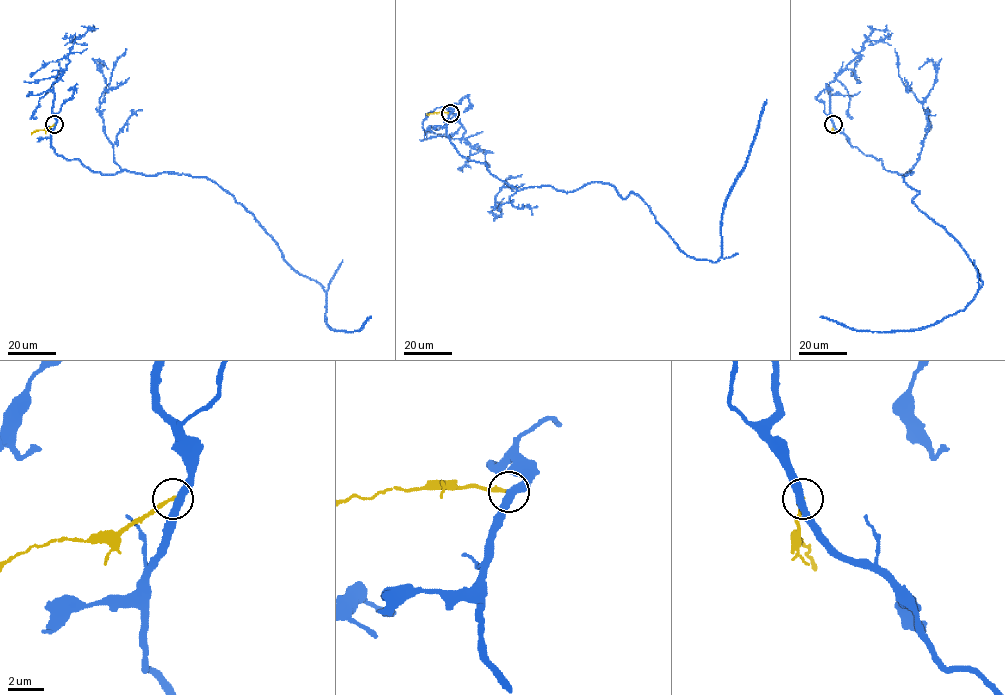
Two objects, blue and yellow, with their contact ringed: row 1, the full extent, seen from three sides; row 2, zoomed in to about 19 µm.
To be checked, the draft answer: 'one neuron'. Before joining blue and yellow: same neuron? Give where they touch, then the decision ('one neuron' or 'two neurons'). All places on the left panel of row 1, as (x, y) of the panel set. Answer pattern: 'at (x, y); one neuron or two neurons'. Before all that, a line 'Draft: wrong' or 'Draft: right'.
Draft: wrong
at (54, 124); two neurons

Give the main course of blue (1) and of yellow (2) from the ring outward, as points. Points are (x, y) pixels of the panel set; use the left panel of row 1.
1: (55, 124), (57, 154), (92, 171), (214, 181), (294, 269), (318, 282), (332, 330), (357, 331), (371, 317)
2: (55, 124), (31, 134)

